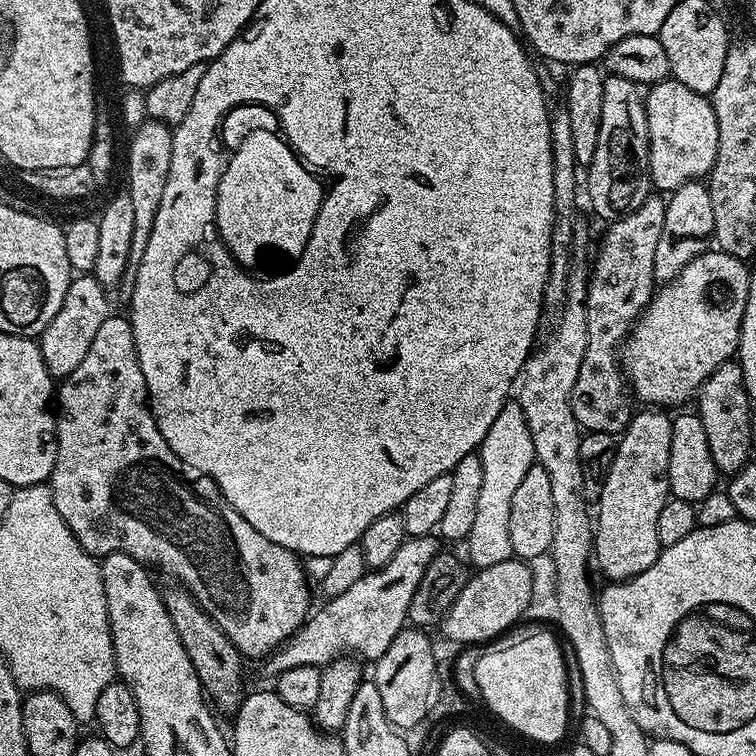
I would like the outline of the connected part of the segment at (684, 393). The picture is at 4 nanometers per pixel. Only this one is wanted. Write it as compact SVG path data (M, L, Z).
M706 250L698 258L694 258L694 262L690 262L674 277L673 280L667 281L653 295L652 300L648 303L644 313L640 315L640 319L636 321L632 331L629 333L622 350L622 366L626 371L627 377L630 379L630 388L634 393L637 401L645 400L648 406L668 406L664 404L680 404L683 400L688 400L697 395L698 389L704 383L704 379L708 377L719 364L729 363L730 358L737 355L740 347L740 327L744 321L744 311L746 310L746 302L748 301L748 291L750 290L750 273L743 259L733 256L731 252L725 250Z

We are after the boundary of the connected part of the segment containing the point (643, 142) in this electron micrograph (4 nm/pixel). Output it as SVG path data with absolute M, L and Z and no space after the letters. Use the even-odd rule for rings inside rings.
M615 74L609 75L604 81L598 150L594 150L594 158L586 168L592 208L604 222L623 216L653 195L652 174L648 171L649 150L648 106L641 85Z

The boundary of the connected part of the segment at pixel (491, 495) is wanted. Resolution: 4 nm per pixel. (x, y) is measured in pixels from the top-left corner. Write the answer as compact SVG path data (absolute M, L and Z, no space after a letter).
M519 406L509 407L494 418L494 426L490 426L480 444L478 455L482 462L482 490L478 494L478 510L474 510L474 526L466 541L471 567L476 570L498 566L498 562L506 562L514 556L510 542L510 506L526 474L538 460L526 414L522 414Z

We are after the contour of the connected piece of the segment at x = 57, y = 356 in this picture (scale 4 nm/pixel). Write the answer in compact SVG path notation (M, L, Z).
M91 274L73 275L70 286L66 290L66 298L62 298L62 310L54 314L50 326L40 333L38 343L44 359L46 370L54 378L63 378L76 369L78 362L86 358L90 350L90 342L94 342L94 334L98 334L98 326L110 314L108 308L109 293Z

